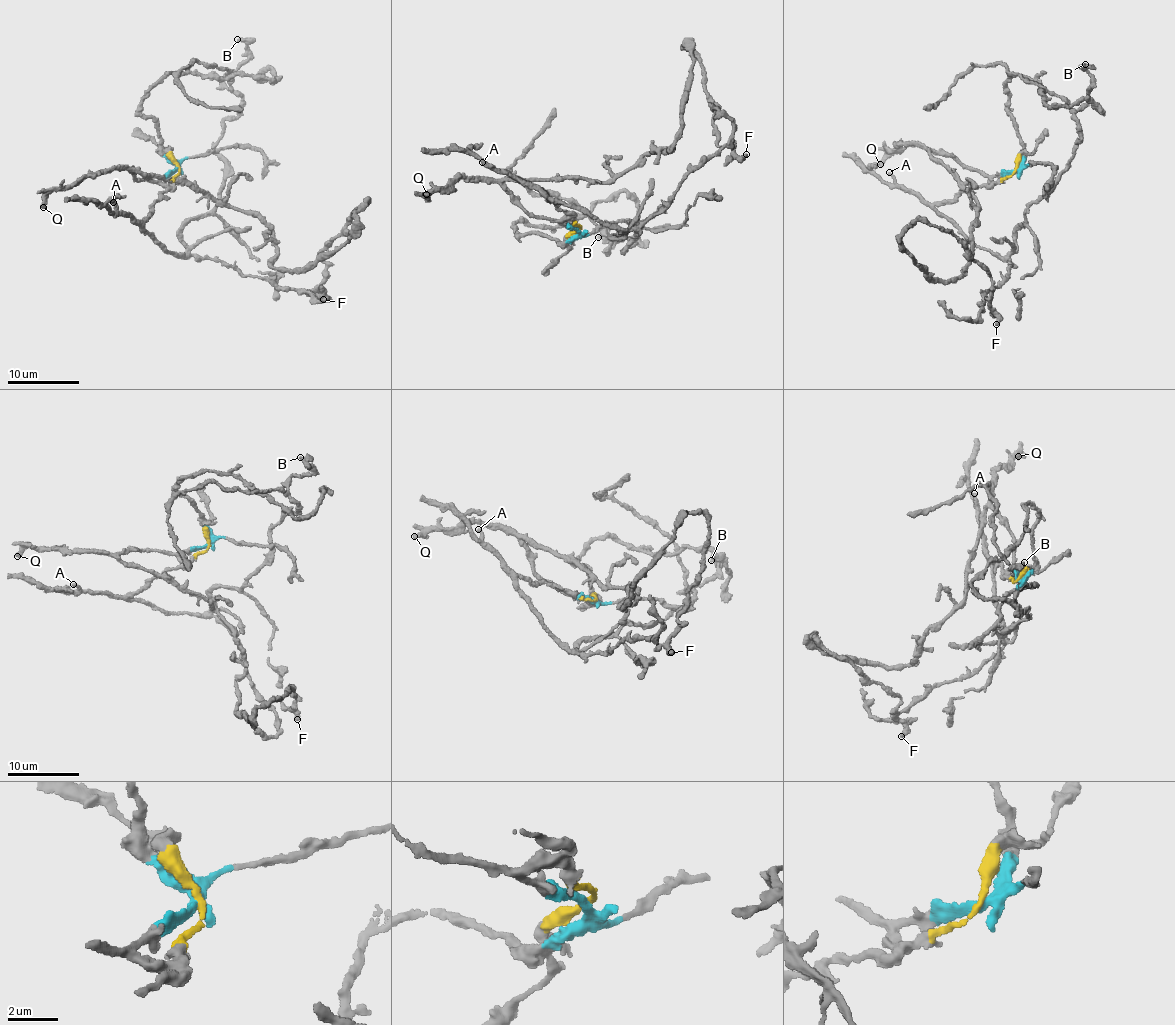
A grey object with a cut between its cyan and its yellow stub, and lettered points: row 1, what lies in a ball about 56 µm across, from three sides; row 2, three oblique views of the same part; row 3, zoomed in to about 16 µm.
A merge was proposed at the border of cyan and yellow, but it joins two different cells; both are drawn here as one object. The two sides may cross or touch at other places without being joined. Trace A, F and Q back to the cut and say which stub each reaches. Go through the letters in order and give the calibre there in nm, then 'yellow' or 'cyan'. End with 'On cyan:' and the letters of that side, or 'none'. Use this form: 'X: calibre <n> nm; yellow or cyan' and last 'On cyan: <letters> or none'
A: calibre 240 nm; yellow
F: calibre 440 nm; cyan
Q: calibre 400 nm; cyan
On cyan: F, Q

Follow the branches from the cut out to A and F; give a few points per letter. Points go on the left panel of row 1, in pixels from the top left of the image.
A: (177, 168), (168, 189), (160, 191), (150, 213), (141, 221), (134, 222), (130, 217), (119, 214), (112, 202)
F: (177, 168), (133, 172), (248, 210), (279, 269), (345, 242), (367, 202), (319, 255), (324, 300)

